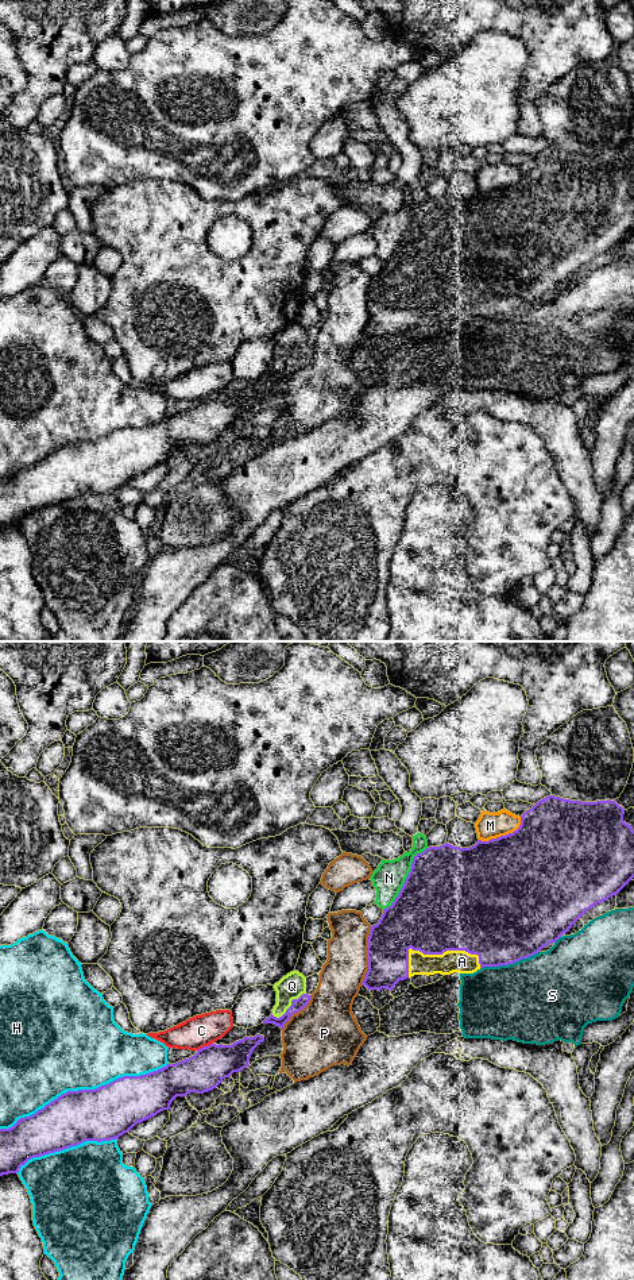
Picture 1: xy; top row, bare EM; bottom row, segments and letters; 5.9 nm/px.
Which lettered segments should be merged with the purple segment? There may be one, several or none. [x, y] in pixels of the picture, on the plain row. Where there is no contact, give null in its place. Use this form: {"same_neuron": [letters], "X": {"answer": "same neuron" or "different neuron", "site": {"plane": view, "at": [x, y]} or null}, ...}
{"same_neuron": ["A"], "A": {"answer": "same neuron", "site": {"plane": "xy", "at": [448, 301]}}, "C": {"answer": "different neuron", "site": {"plane": "xy", "at": [204, 398]}}, "H": {"answer": "different neuron", "site": {"plane": "xy", "at": [84, 442]}}, "M": {"answer": "different neuron", "site": {"plane": "xy", "at": [503, 188]}}, "N": {"answer": "different neuron", "site": {"plane": "xy", "at": [406, 230]}}, "P": {"answer": "different neuron", "site": {"plane": "xy", "at": [367, 308]}}, "Q": {"answer": "different neuron", "site": {"plane": "xy", "at": [290, 358]}}, "S": {"answer": "different neuron", "site": {"plane": "xy", "at": [510, 315]}}}

